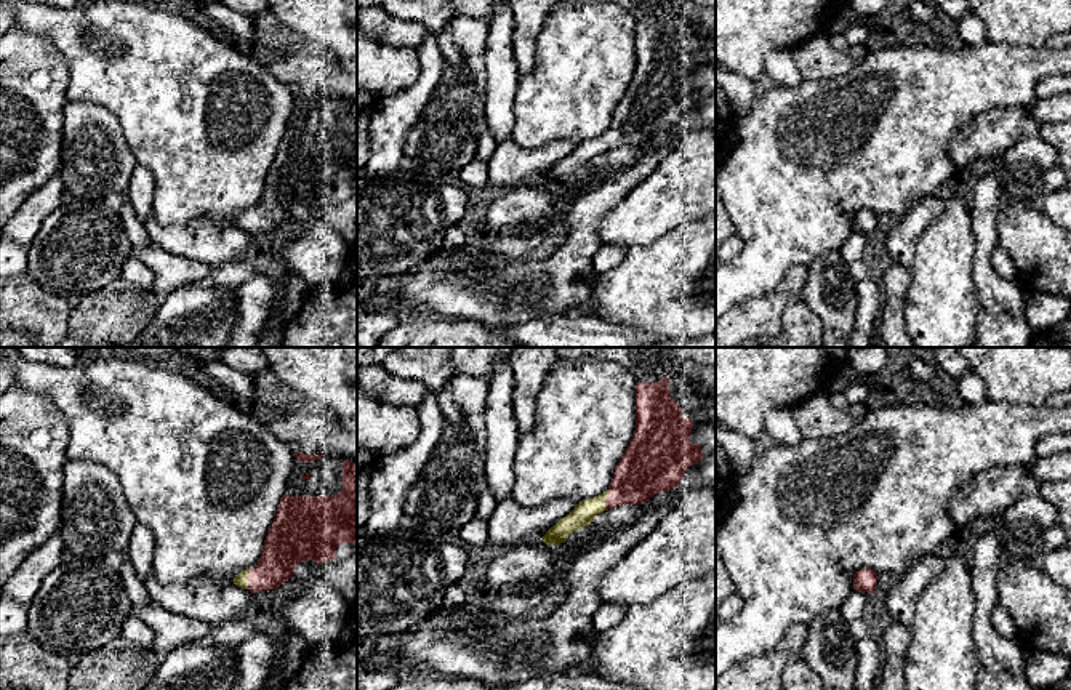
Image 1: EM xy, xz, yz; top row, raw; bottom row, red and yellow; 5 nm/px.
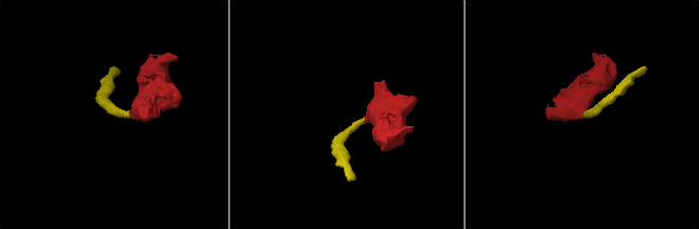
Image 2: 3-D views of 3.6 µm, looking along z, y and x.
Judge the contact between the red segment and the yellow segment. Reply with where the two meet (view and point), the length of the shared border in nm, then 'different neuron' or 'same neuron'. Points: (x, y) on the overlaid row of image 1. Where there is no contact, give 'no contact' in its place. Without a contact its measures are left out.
xy (248, 578) | 110 nm | same neuron

